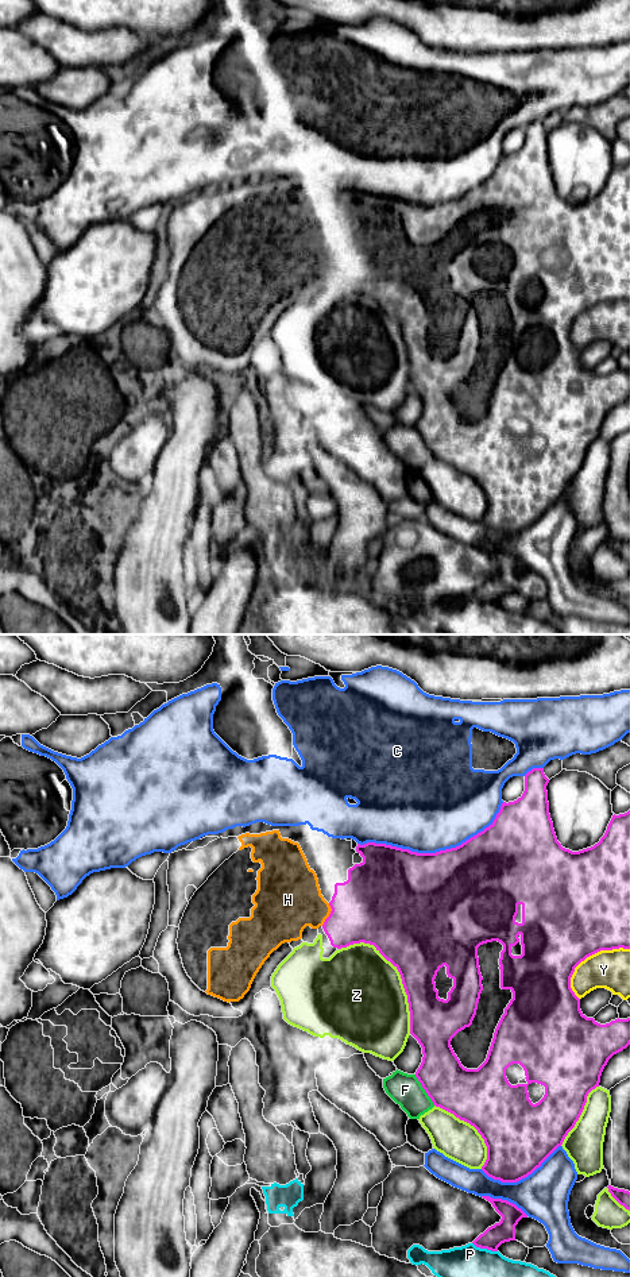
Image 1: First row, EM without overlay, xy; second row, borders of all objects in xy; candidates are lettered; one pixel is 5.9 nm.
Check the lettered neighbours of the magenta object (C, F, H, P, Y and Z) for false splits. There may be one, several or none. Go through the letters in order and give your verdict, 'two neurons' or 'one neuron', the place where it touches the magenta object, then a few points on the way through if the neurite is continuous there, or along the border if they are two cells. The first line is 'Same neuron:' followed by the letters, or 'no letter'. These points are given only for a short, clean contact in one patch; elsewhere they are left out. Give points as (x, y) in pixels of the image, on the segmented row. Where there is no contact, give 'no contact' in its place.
Same neuron: H
C: two neurons; contact xy (436, 852)
F: two neurons; contact xy (424, 1088)
H: one neuron; contact xy (329, 914); way xy (370, 907), (355, 914), (329, 914), (314, 911), (290, 899)
P: two neurons; contact xy (484, 1247)
Y: two neurons; contact xy (588, 956)
Z: two neurons; contact xy (398, 971)

